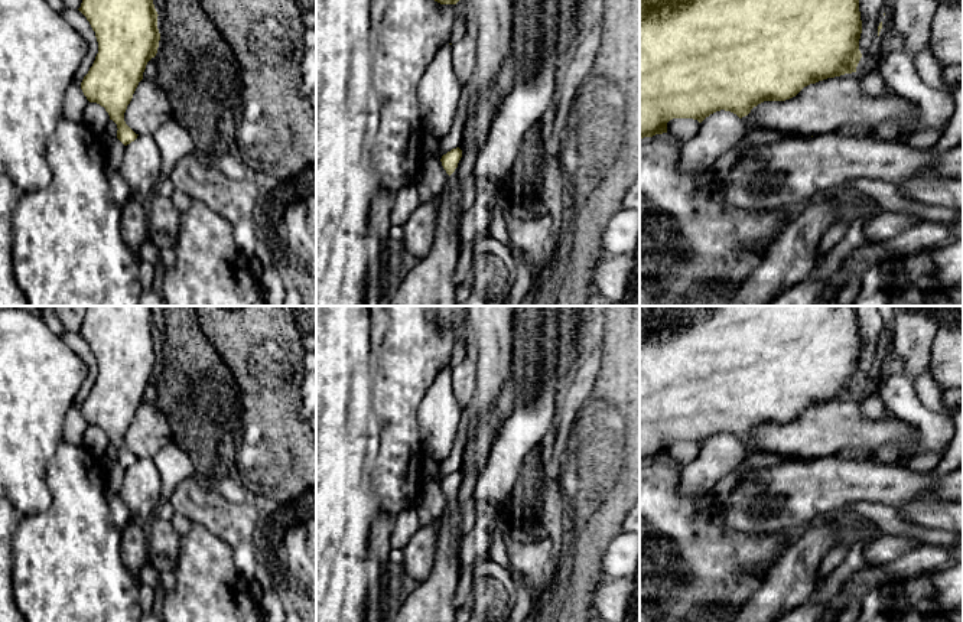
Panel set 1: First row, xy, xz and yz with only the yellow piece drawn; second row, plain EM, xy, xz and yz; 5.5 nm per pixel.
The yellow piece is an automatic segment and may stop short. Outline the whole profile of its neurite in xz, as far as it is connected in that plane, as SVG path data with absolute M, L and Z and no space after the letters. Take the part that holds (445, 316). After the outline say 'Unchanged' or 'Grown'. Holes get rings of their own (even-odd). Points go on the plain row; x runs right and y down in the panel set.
M427 306L427 317L440 328L456 328L466 306Z. Unchanged

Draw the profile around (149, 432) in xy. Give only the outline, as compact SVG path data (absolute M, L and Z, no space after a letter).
M143 401L124 436L126 447L139 459L153 459L169 442L172 442L172 432L160 403Z

